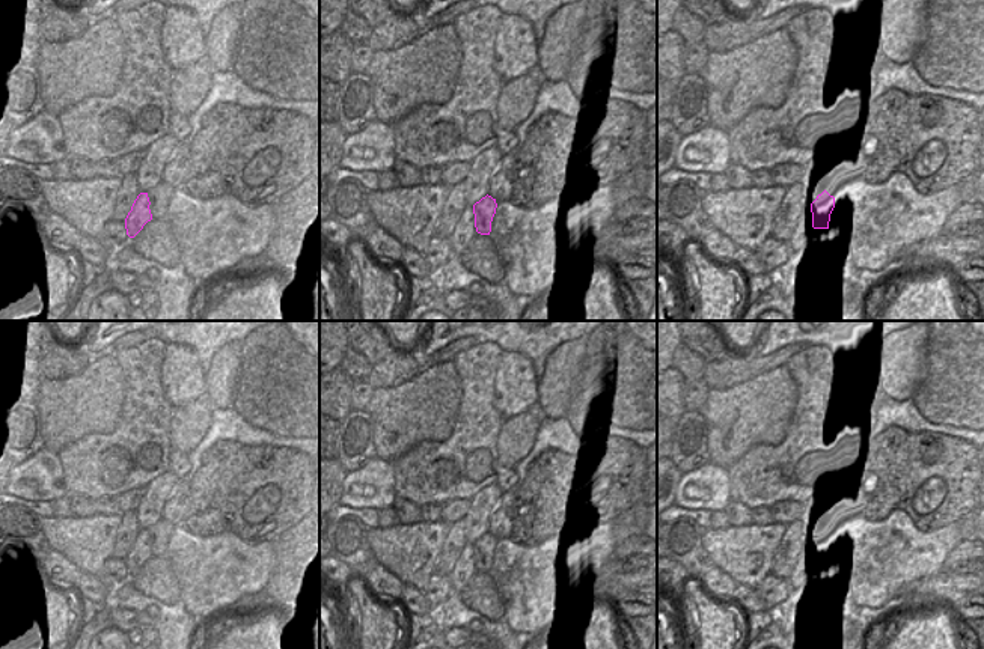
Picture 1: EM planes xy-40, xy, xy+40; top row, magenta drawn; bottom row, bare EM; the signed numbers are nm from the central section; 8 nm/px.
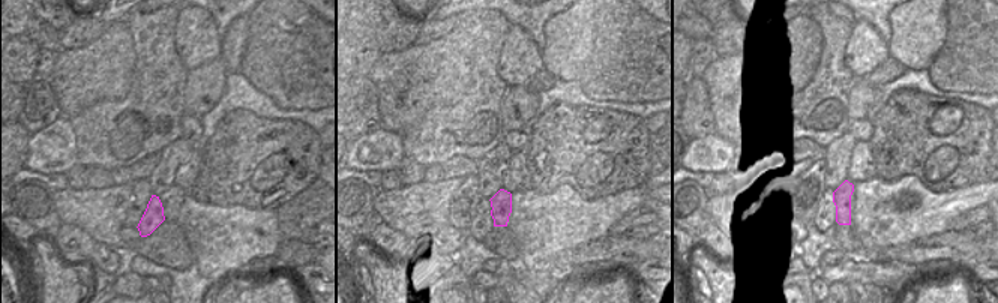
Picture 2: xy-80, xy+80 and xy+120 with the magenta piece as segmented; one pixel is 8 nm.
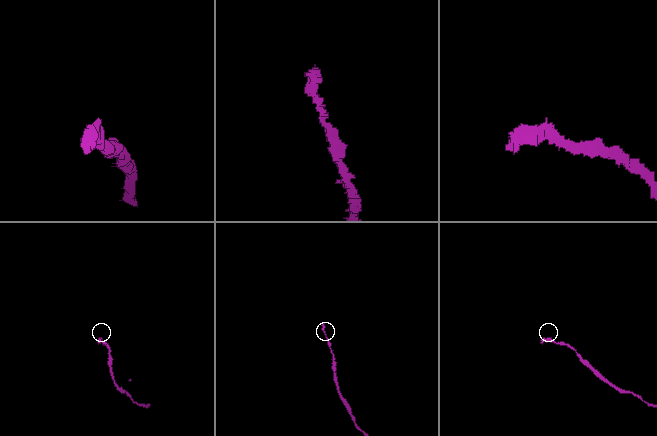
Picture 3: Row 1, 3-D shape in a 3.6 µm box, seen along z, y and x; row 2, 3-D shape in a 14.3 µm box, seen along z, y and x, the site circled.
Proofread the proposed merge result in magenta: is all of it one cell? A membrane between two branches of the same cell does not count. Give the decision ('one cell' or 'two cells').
two cells

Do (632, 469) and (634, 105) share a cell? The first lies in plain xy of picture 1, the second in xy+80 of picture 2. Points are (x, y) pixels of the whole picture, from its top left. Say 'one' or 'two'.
two

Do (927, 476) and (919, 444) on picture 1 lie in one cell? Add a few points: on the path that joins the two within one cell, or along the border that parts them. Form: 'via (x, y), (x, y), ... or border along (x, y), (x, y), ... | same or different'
via (924, 469), (919, 452) | same

